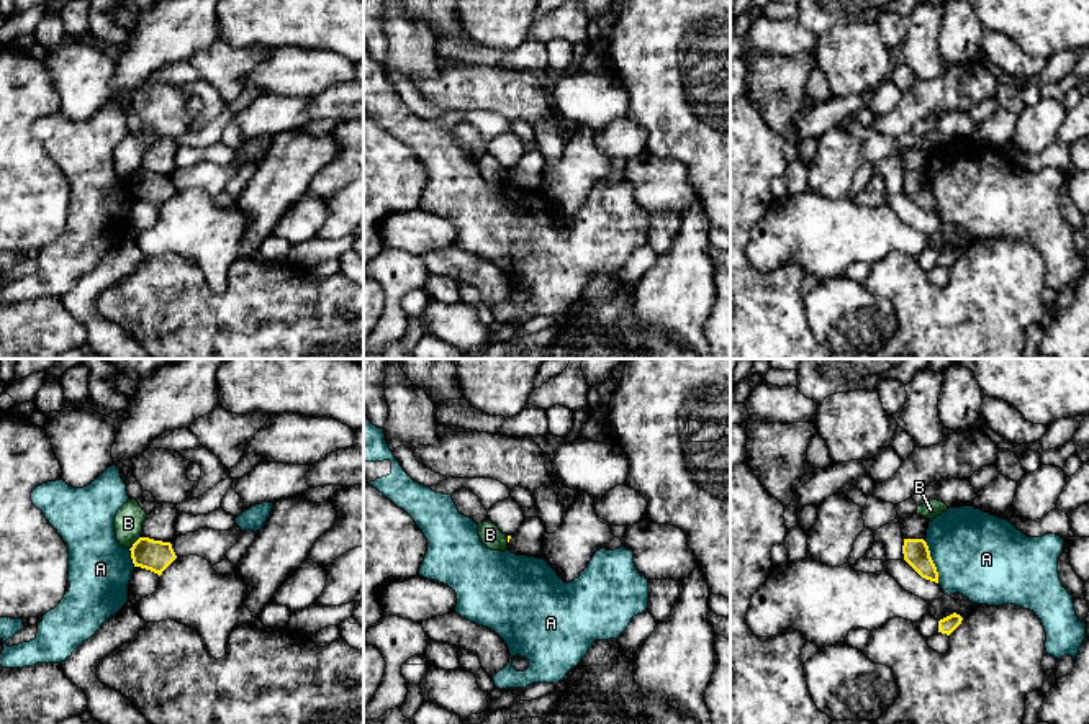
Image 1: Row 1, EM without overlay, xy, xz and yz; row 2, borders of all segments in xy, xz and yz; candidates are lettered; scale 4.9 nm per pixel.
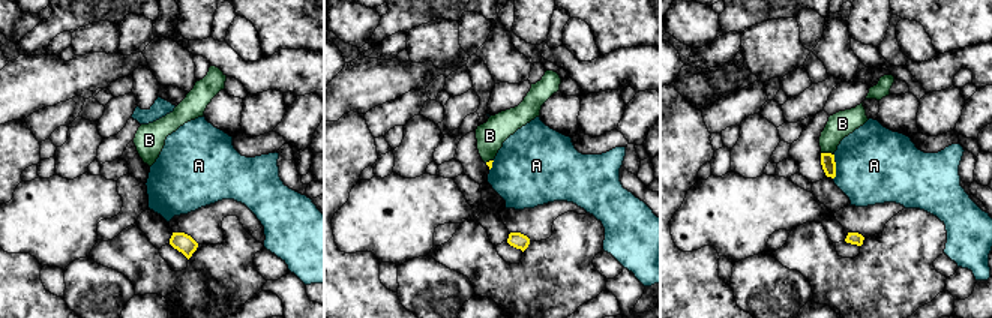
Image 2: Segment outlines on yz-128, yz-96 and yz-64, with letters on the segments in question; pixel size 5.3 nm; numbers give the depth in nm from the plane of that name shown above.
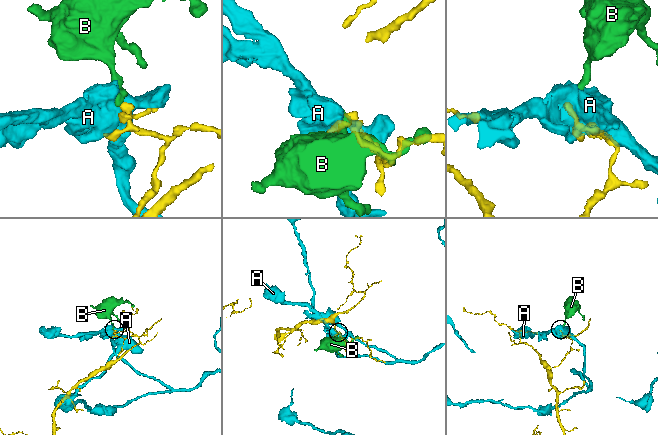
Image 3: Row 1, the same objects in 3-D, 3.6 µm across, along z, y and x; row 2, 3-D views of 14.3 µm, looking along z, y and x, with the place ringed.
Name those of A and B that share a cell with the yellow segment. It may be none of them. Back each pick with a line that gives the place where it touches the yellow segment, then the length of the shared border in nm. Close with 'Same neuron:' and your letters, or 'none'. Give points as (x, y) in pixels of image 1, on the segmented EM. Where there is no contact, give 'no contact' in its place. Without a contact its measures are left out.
Same neuron: none

